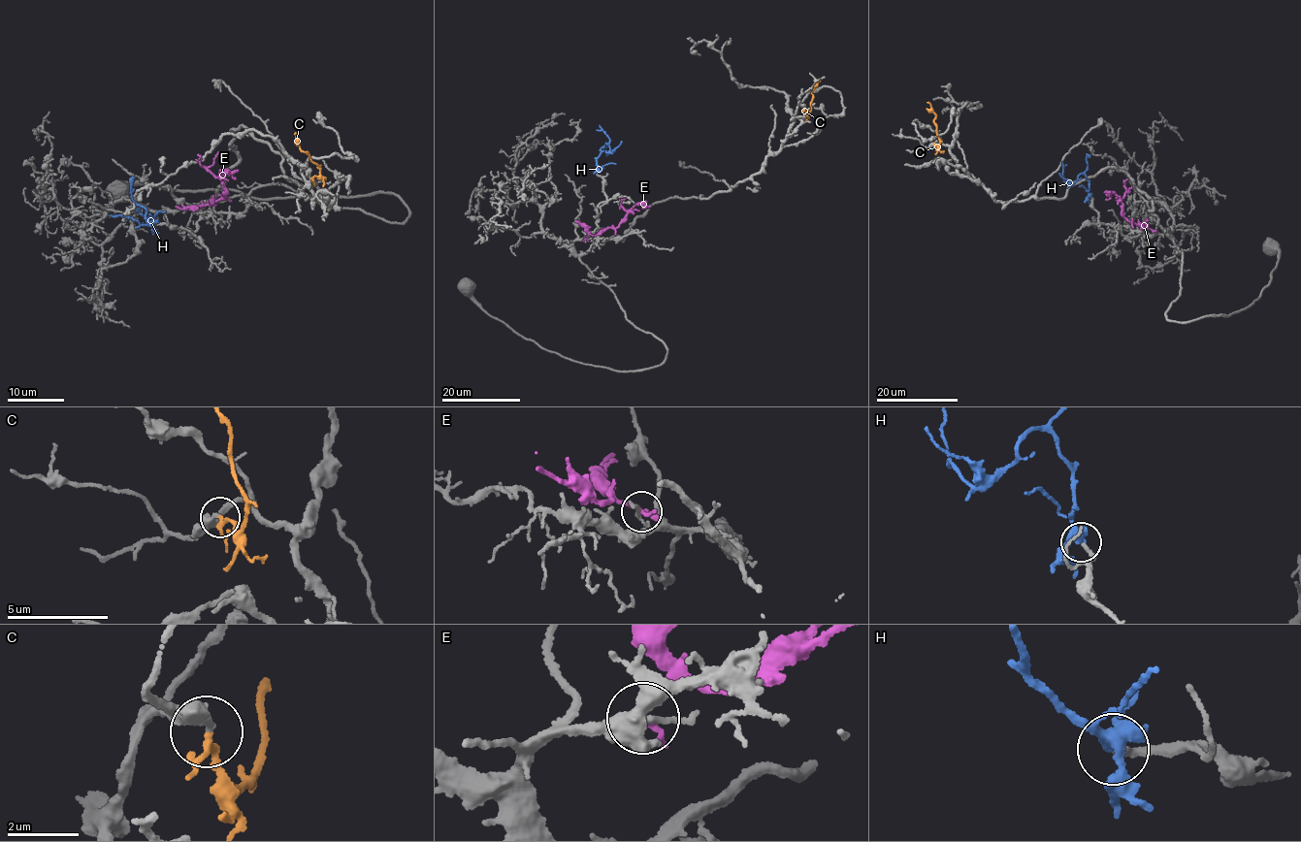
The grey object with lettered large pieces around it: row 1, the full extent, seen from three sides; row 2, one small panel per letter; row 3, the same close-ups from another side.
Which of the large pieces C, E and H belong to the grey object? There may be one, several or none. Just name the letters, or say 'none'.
H

